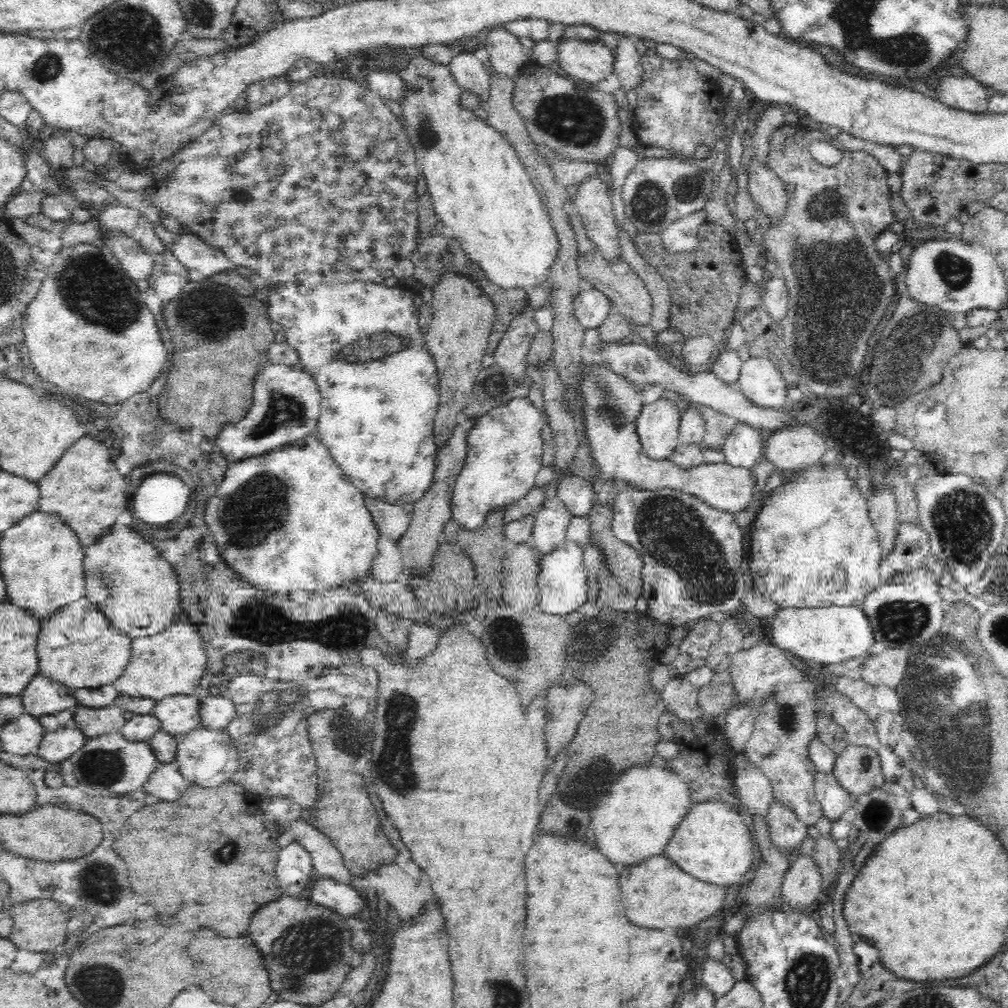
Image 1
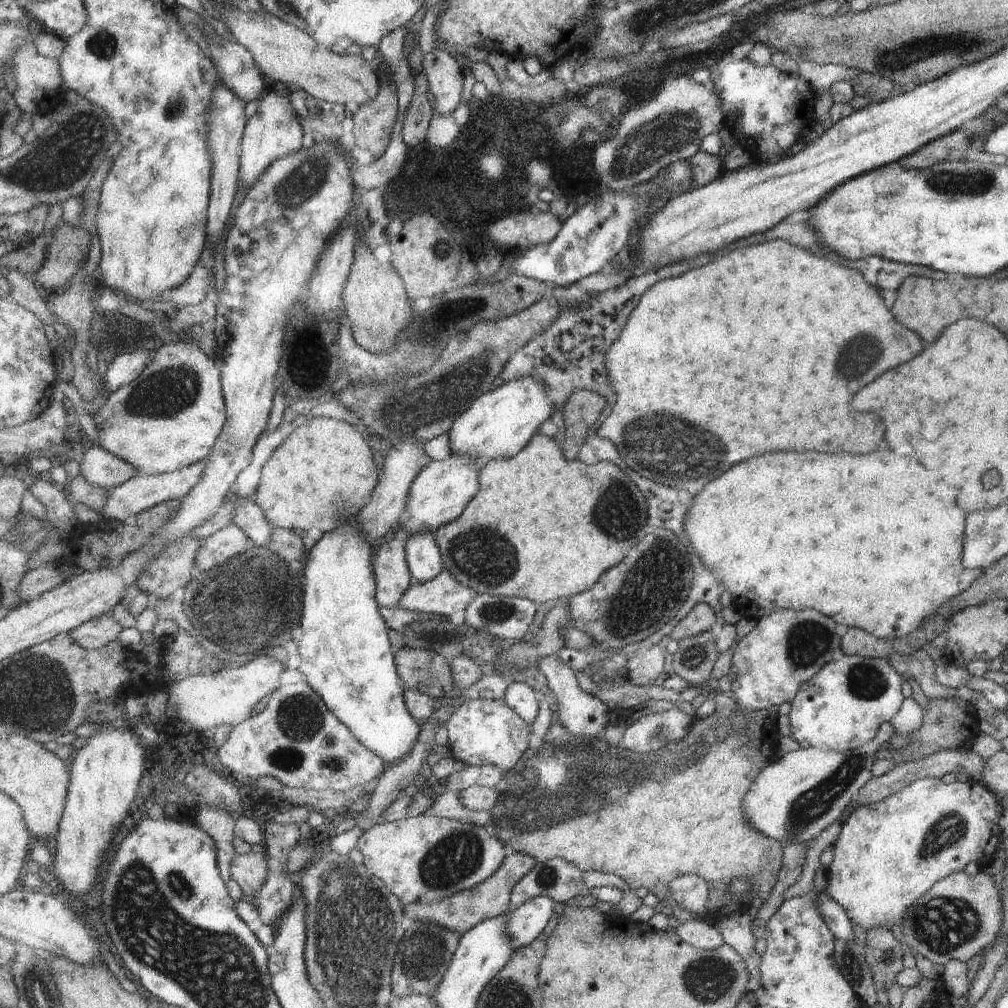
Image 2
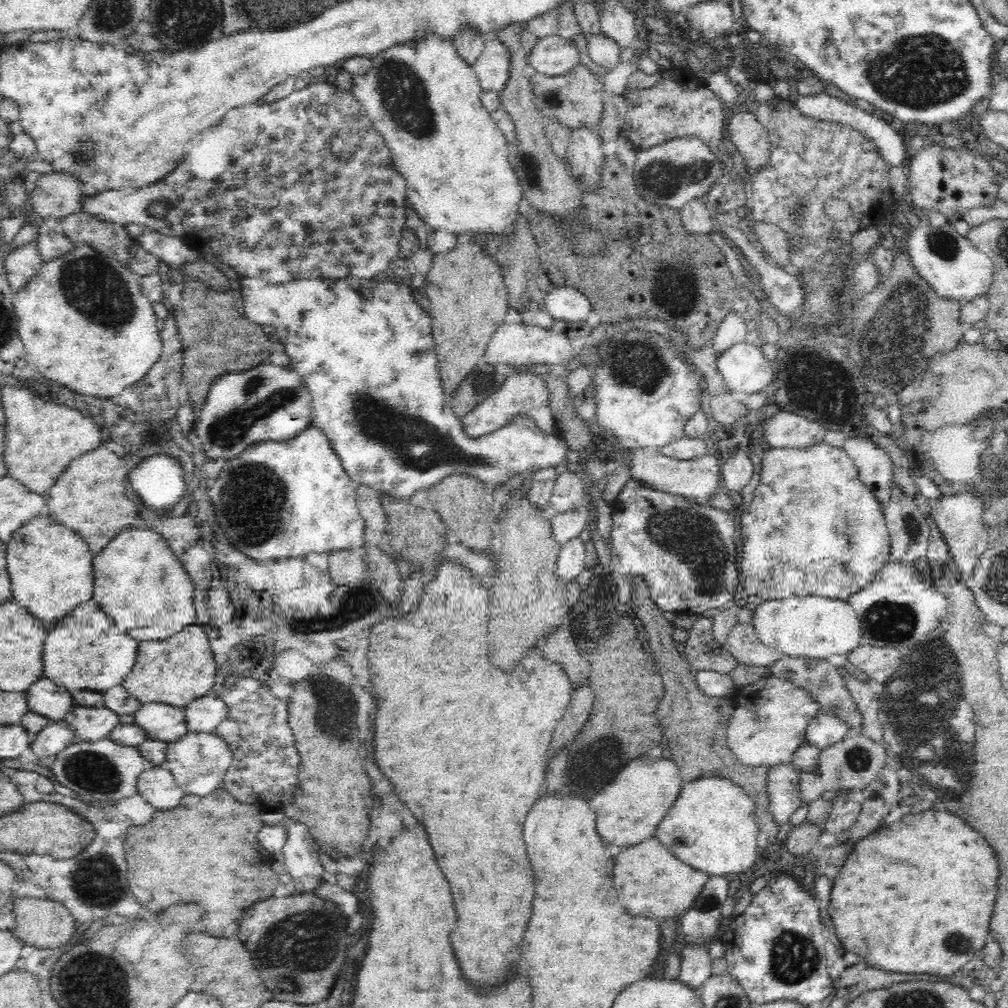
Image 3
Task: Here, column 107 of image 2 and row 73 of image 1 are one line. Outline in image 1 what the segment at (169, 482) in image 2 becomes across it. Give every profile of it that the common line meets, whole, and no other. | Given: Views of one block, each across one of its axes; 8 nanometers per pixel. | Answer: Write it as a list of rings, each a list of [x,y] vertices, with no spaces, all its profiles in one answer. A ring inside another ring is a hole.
[[[502,26],[493,28],[486,39],[486,57],[492,65],[491,70],[514,79],[522,64],[530,60],[529,44]]]

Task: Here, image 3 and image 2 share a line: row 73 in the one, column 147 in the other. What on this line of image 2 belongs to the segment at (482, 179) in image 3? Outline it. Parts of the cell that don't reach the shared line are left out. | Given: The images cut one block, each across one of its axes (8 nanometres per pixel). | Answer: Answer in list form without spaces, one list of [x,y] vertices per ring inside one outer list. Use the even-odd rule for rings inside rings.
[[[188,329],[179,334],[179,340],[181,341],[170,342],[169,344],[161,343],[159,350],[155,350],[155,354],[151,356],[151,362],[149,362],[151,366],[141,374],[141,378],[137,378],[129,386],[123,386],[117,392],[111,394],[100,412],[97,412],[93,417],[97,431],[97,447],[111,451],[111,454],[115,454],[117,458],[122,458],[125,462],[129,462],[131,466],[138,468],[141,475],[157,476],[157,474],[175,472],[179,469],[189,468],[189,466],[203,460],[208,460],[216,442],[219,440],[219,436],[221,436],[226,426],[226,398],[224,397],[222,387],[222,369],[217,366],[217,363],[208,354],[203,352],[203,348],[195,342],[195,338],[189,334]]]

